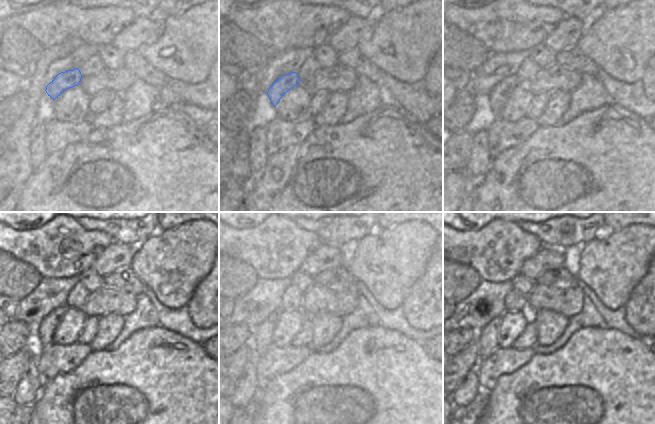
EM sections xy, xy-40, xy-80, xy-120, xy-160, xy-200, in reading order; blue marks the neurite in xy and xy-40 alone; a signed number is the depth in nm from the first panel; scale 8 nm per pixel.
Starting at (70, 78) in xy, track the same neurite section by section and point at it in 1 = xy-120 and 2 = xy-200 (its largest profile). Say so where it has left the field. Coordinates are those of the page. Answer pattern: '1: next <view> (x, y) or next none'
1: next xy-120 (48, 324)
2: next xy-200 (487, 338)

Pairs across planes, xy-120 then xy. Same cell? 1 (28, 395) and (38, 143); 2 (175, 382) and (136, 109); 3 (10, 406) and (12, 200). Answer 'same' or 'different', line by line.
1: same
2: different
3: same

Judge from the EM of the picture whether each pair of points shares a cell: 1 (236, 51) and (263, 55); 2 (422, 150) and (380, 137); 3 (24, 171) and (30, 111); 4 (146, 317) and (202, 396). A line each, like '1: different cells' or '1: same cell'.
1: same cell
2: same cell
3: same cell
4: different cells

